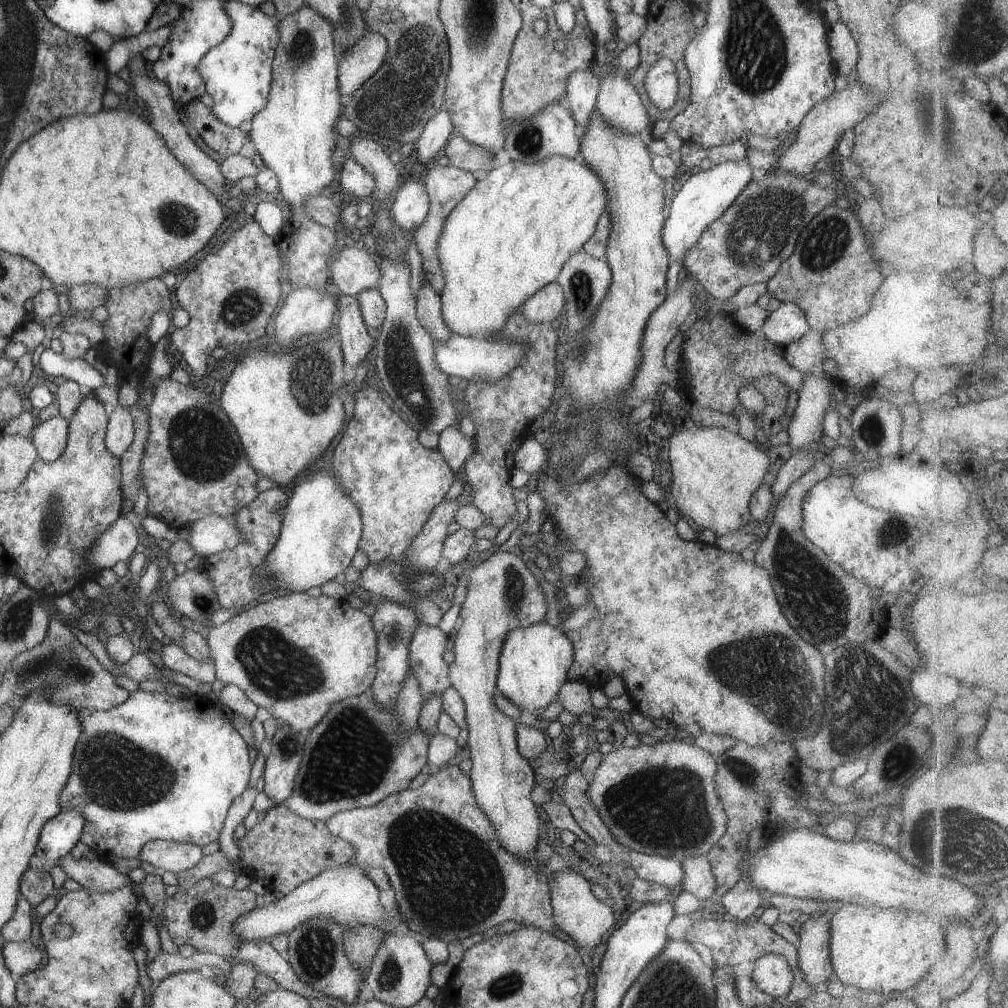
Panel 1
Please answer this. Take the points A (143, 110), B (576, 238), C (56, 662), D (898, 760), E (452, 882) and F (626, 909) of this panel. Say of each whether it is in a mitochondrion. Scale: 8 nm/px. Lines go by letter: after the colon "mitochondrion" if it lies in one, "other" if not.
A: other
B: other
C: mitochondrion
D: mitochondrion
E: mitochondrion
F: other

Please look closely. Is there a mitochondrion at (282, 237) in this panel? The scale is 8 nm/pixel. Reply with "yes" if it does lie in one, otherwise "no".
no

